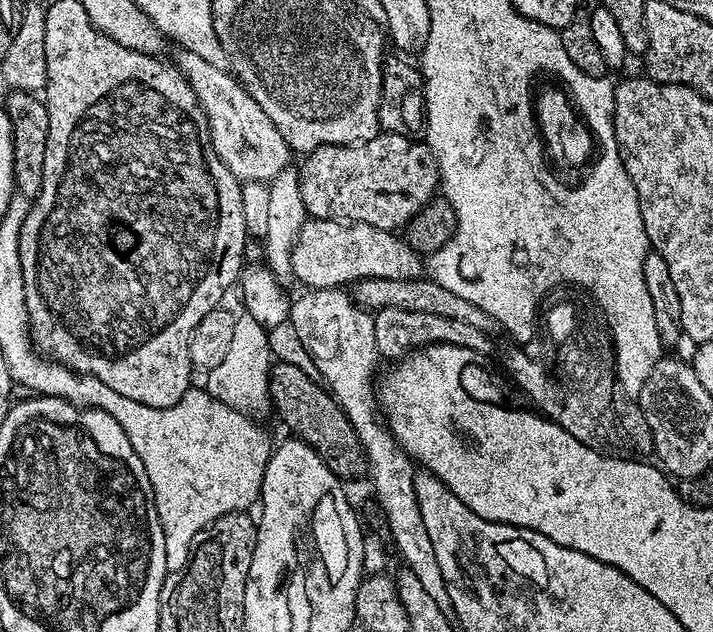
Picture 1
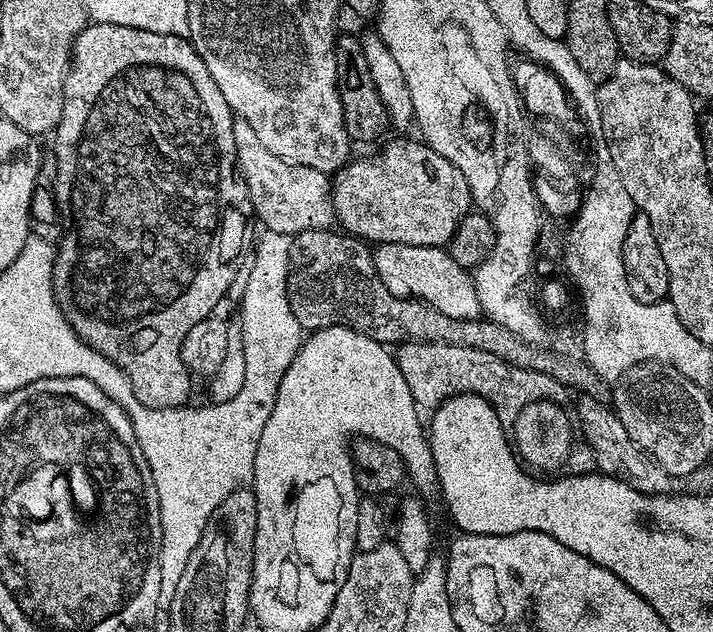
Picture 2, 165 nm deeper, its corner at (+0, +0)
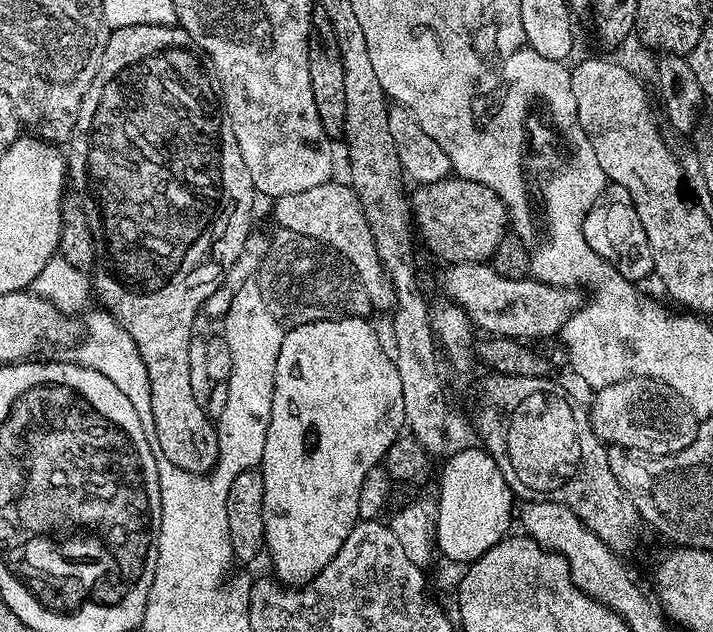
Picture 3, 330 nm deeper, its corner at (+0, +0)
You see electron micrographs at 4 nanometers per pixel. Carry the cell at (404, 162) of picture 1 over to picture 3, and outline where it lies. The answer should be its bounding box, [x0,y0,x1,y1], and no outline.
[410,178,509,264]

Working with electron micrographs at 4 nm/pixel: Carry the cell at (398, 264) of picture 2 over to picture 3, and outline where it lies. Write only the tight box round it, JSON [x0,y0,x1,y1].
[440,262,582,342]

